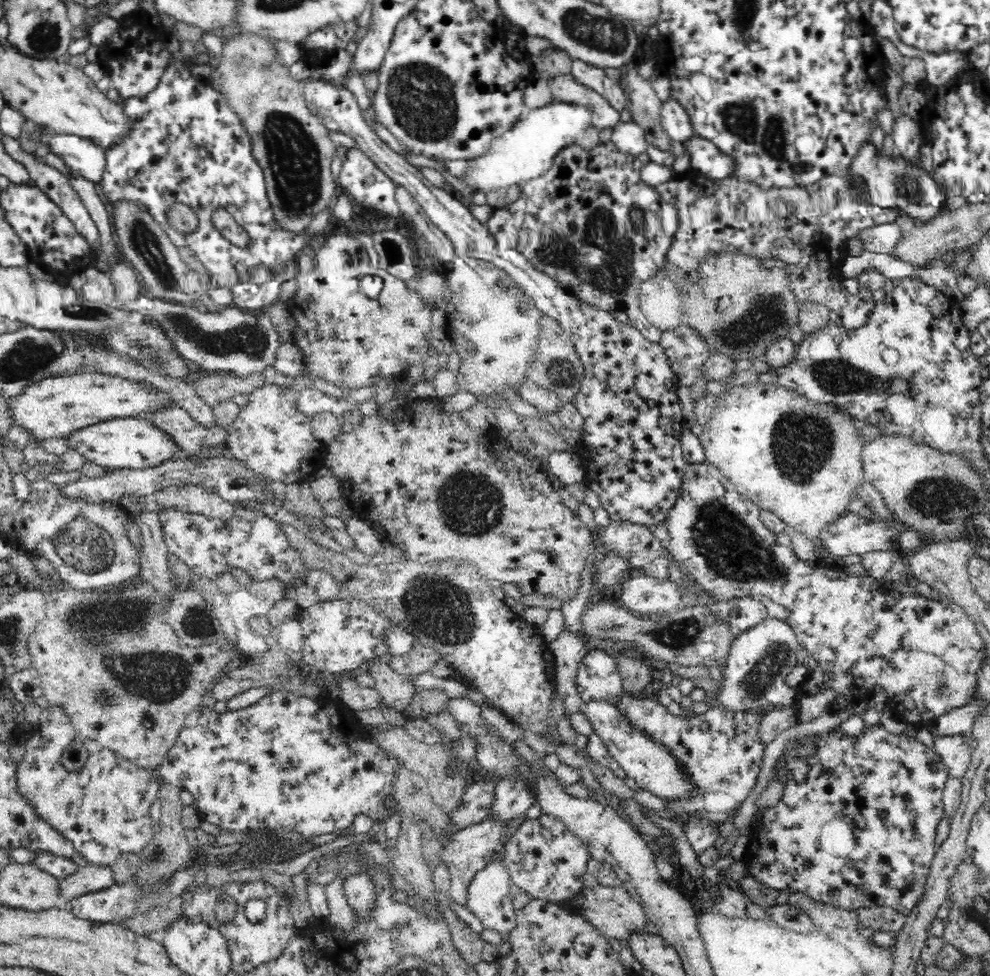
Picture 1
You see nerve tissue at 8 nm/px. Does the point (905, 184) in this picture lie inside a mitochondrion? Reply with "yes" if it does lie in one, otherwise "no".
yes

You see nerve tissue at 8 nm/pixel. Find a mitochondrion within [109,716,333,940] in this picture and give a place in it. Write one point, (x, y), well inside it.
(156, 854)

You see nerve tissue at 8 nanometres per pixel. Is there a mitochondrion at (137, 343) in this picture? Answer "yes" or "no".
yes

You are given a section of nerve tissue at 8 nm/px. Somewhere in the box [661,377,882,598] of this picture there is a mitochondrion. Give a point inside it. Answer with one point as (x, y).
(730, 548)

